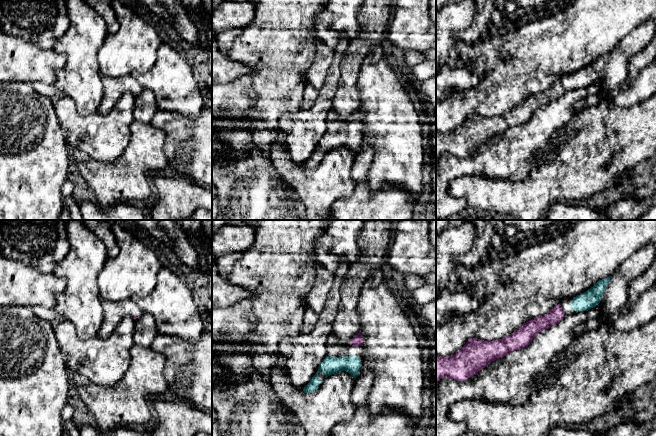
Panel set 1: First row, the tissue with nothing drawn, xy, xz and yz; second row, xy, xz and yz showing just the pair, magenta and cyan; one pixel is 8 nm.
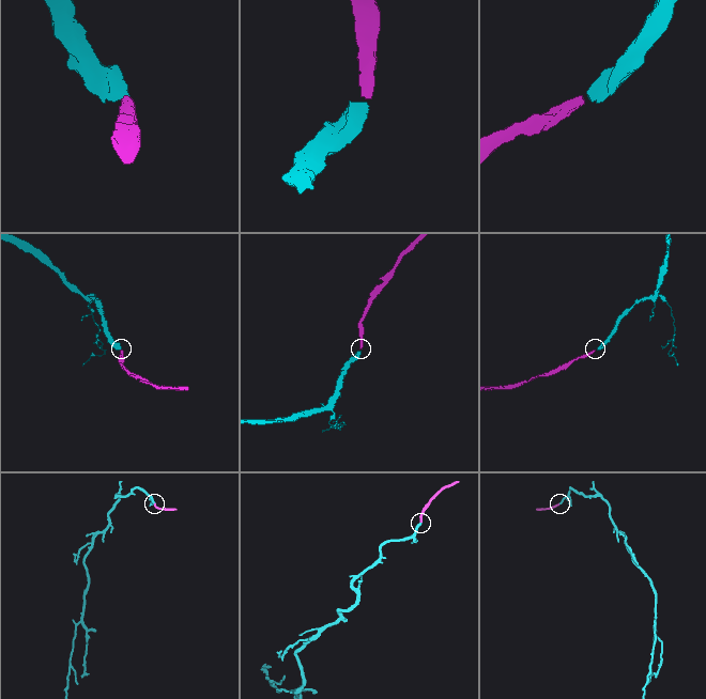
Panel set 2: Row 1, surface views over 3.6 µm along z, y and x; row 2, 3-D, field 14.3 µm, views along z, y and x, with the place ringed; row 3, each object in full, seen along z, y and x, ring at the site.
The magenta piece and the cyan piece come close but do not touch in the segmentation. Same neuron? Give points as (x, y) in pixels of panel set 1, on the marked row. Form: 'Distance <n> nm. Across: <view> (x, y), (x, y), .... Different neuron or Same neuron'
Distance 70 nm. Across: yz (562, 310), (570, 306). Same neuron

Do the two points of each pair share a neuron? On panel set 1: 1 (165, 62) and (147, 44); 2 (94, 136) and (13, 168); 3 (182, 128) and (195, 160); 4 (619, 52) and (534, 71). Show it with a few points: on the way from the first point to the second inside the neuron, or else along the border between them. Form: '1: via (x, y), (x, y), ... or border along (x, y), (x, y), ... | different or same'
1: border along (161, 43), (154, 65), (143, 73) | different
2: border along (59, 121), (60, 125), (67, 132), (68, 143) | different
3: via (186, 136), (194, 145), (195, 152) | same
4: border along (627, 34), (611, 51) | different

